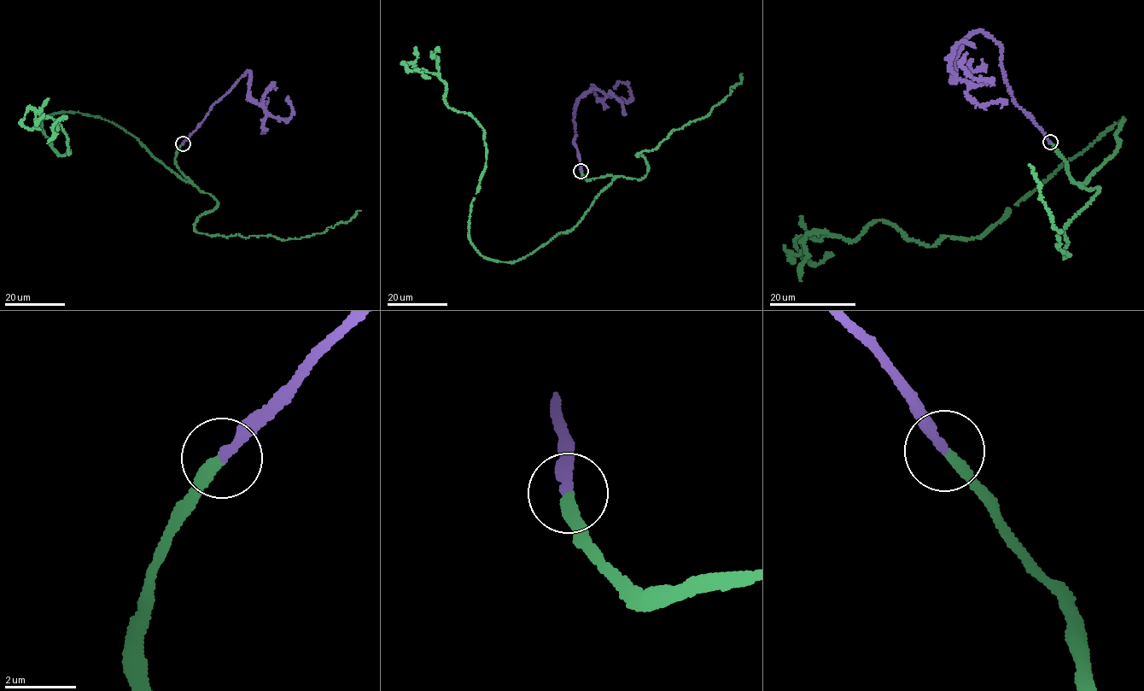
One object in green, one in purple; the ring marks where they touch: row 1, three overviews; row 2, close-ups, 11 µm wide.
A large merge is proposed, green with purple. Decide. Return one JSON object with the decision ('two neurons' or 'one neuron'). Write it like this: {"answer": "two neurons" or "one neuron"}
{"answer": "one neuron"}

